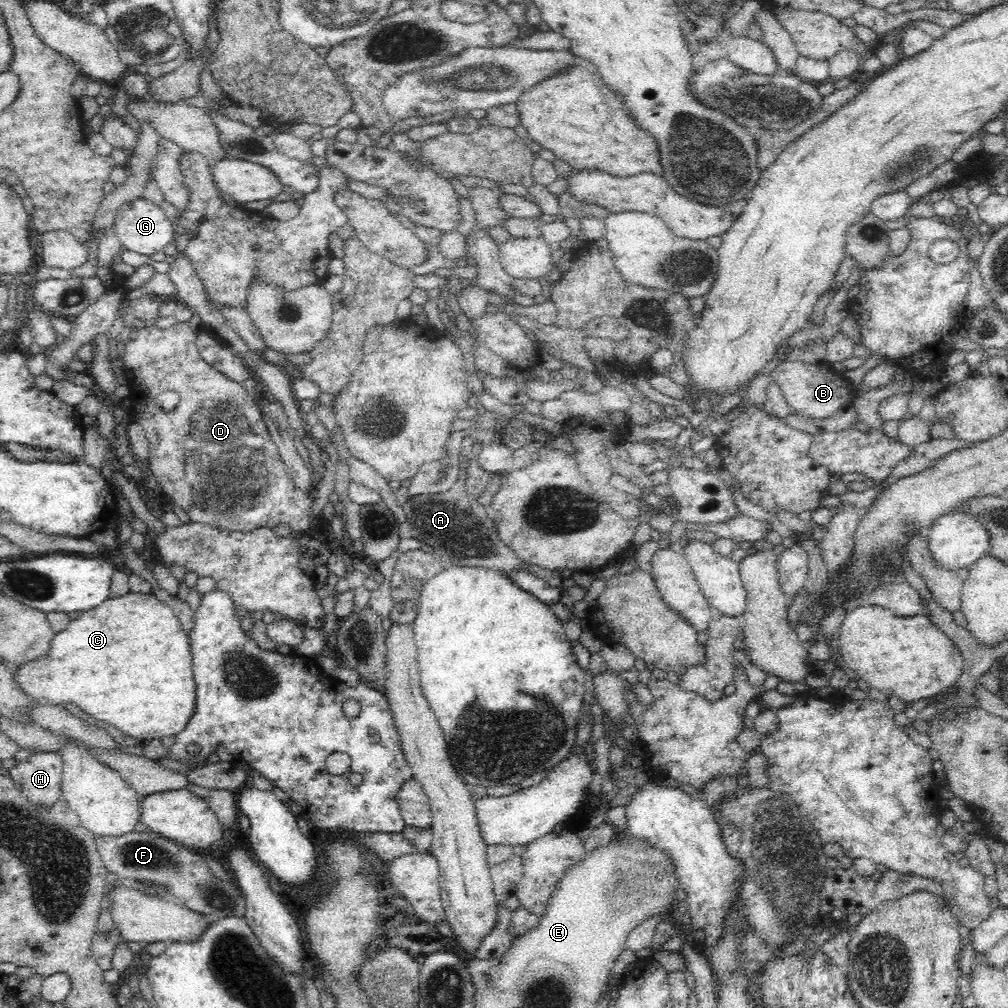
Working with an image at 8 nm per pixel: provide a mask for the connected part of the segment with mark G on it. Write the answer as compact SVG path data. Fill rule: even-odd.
M142 197L123 204L117 210L112 225L120 239L120 244L126 250L132 250L132 252L138 252L138 254L144 254L147 257L162 251L166 244L172 242L172 238L176 237L173 227L174 222L166 217L164 210L160 206Z

